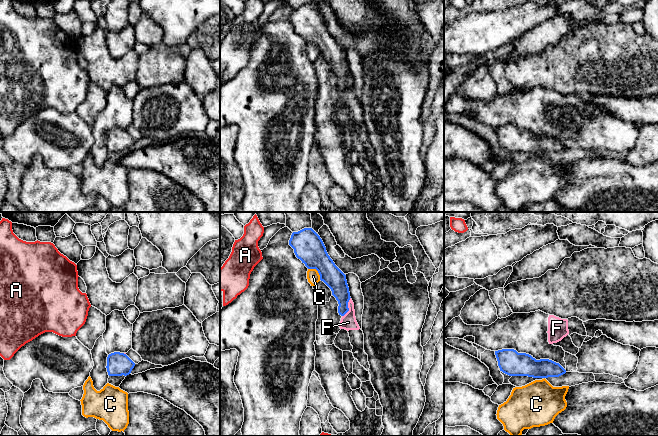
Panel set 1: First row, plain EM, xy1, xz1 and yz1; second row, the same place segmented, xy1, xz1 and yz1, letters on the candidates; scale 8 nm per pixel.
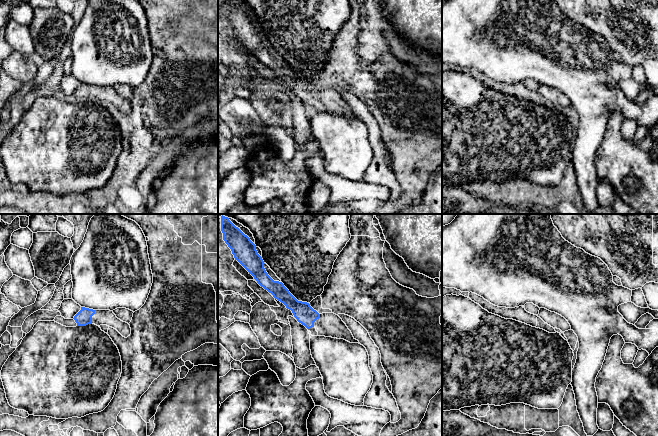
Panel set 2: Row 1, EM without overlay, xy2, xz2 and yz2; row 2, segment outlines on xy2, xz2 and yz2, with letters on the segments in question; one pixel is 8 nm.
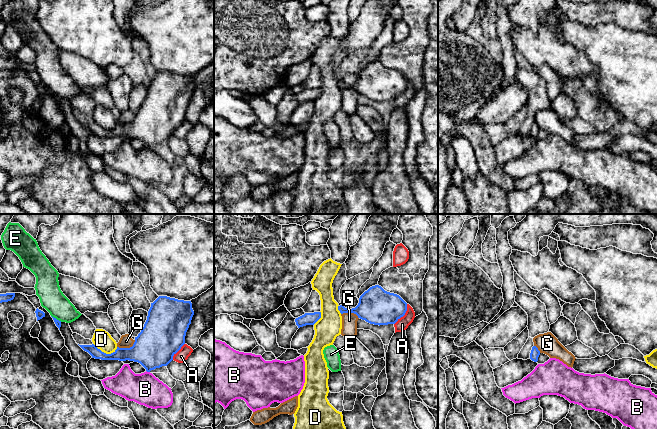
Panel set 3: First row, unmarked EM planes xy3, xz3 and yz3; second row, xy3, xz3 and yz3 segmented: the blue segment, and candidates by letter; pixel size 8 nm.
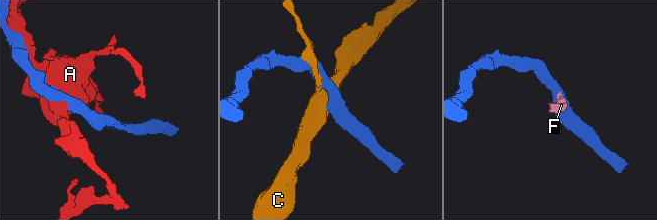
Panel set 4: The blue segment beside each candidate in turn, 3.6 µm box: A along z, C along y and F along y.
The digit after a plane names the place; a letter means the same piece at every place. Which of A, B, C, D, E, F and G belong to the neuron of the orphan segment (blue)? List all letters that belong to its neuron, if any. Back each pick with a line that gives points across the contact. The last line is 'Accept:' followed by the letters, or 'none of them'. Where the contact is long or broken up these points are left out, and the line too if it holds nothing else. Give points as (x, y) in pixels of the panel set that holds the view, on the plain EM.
Accept: none of them

